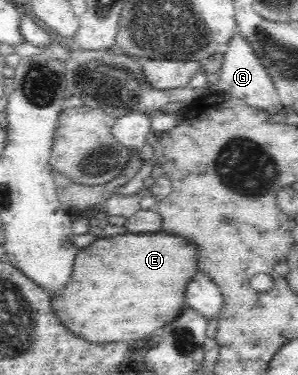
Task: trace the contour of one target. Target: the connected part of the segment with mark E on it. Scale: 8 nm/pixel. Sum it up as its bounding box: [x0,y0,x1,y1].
[53,231,200,340]

